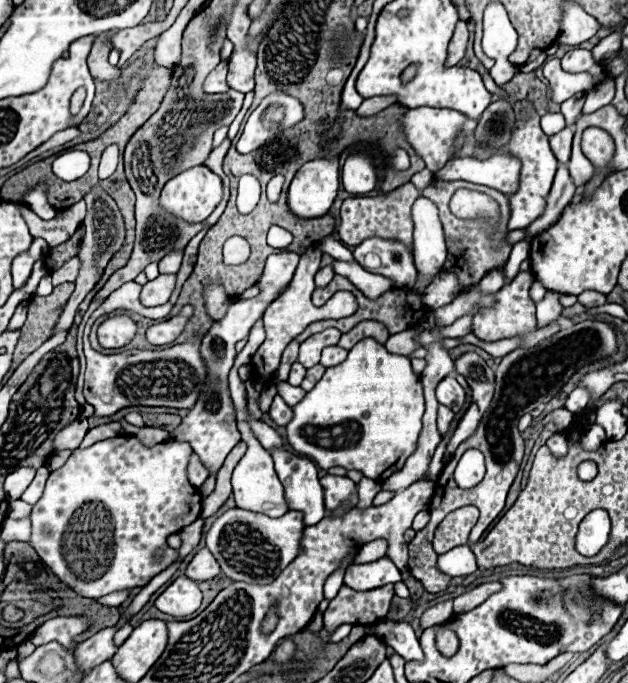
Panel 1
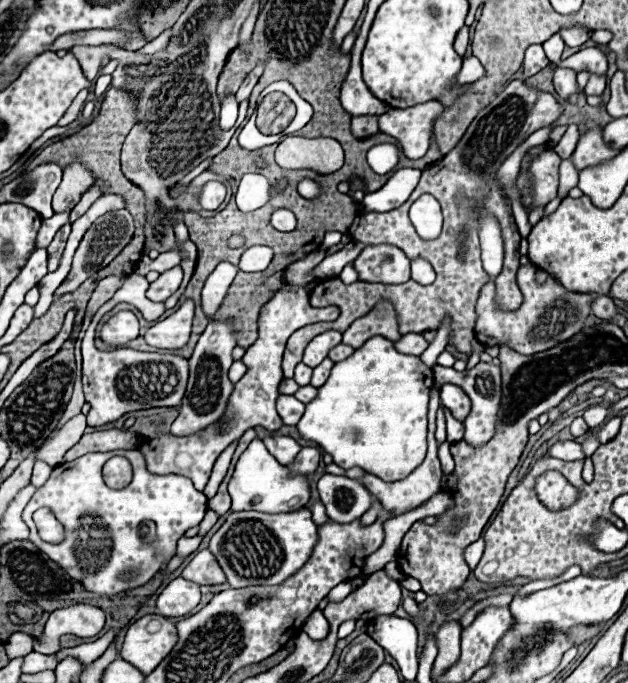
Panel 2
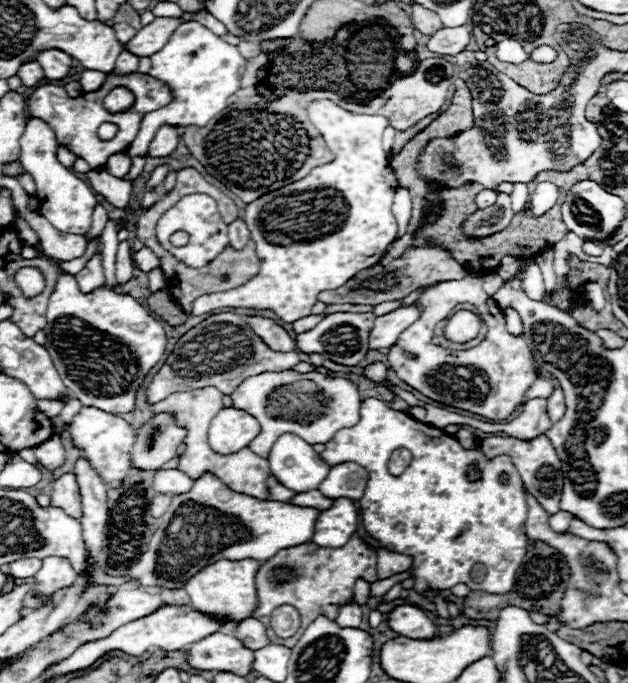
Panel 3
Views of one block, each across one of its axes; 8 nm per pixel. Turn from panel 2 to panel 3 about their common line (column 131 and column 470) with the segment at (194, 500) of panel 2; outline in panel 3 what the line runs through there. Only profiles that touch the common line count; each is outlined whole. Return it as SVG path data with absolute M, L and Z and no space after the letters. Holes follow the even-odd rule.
M376 398L362 400L358 424L336 432L336 436L326 442L322 454L332 466L338 462L356 462L366 468L370 482L364 498L358 500L362 526L382 548L414 560L410 574L410 578L414 578L414 592L450 590L456 584L466 584L472 590L486 590L490 594L512 590L520 560L524 560L528 536L524 532L526 500L522 480L506 454L486 460L480 448L464 450L456 438L440 428L422 424L406 412L396 412ZM396 448L412 450L412 462L404 474L390 476L386 462ZM470 462L480 464L480 482L466 480ZM498 554L502 554L502 558L498 558L498 566L492 568L492 558ZM474 564L488 568L482 582L474 582L470 576Z

